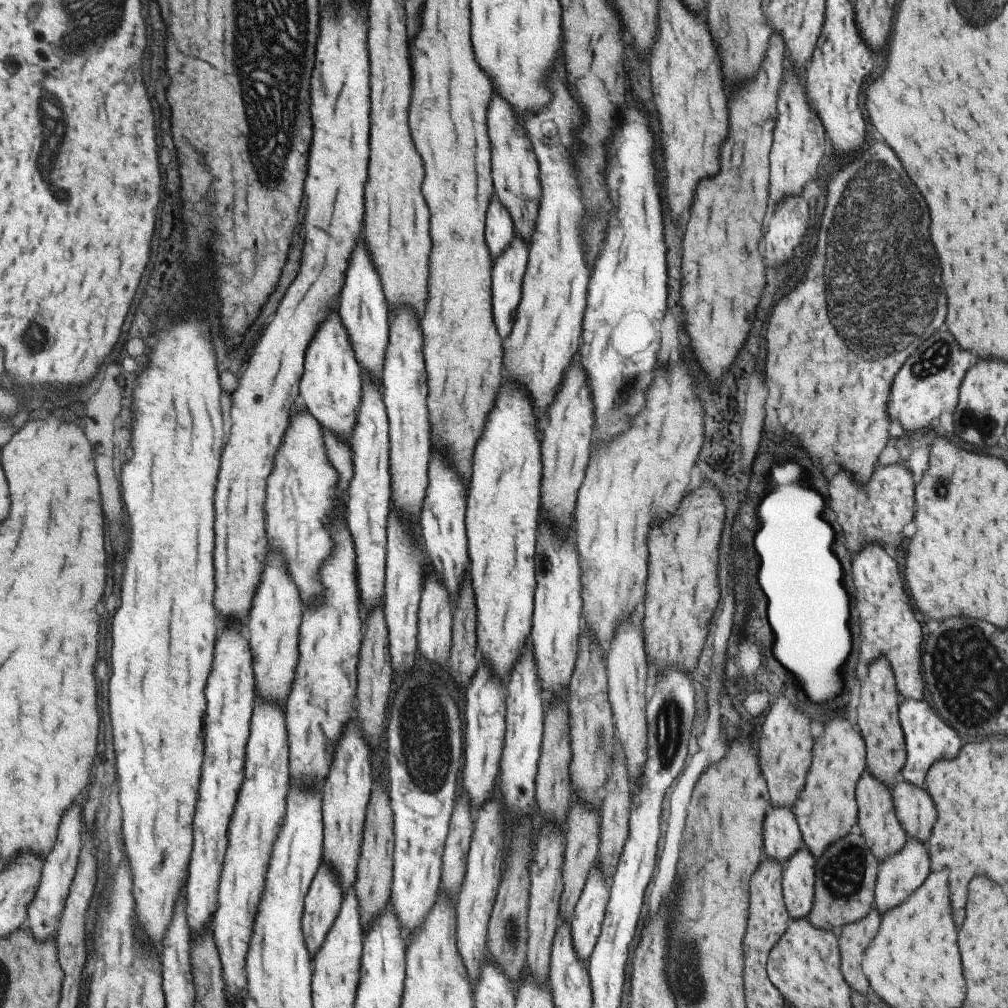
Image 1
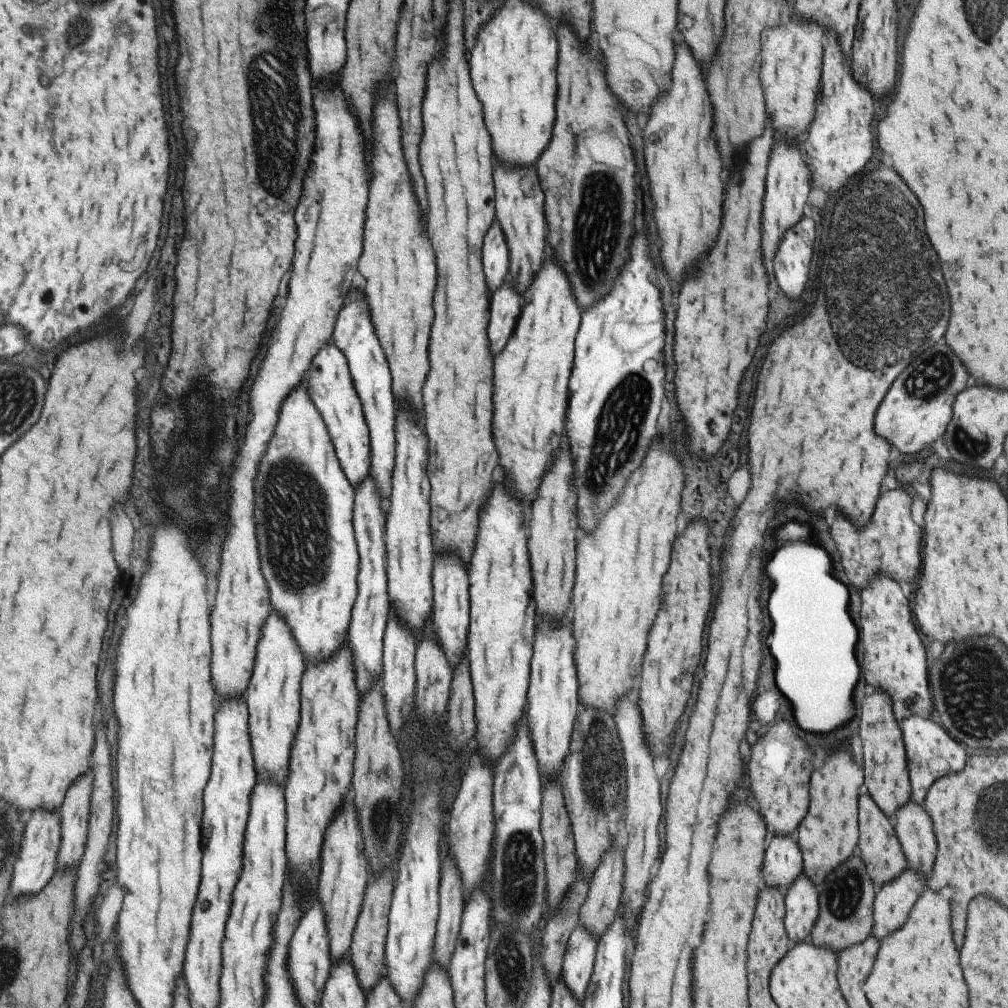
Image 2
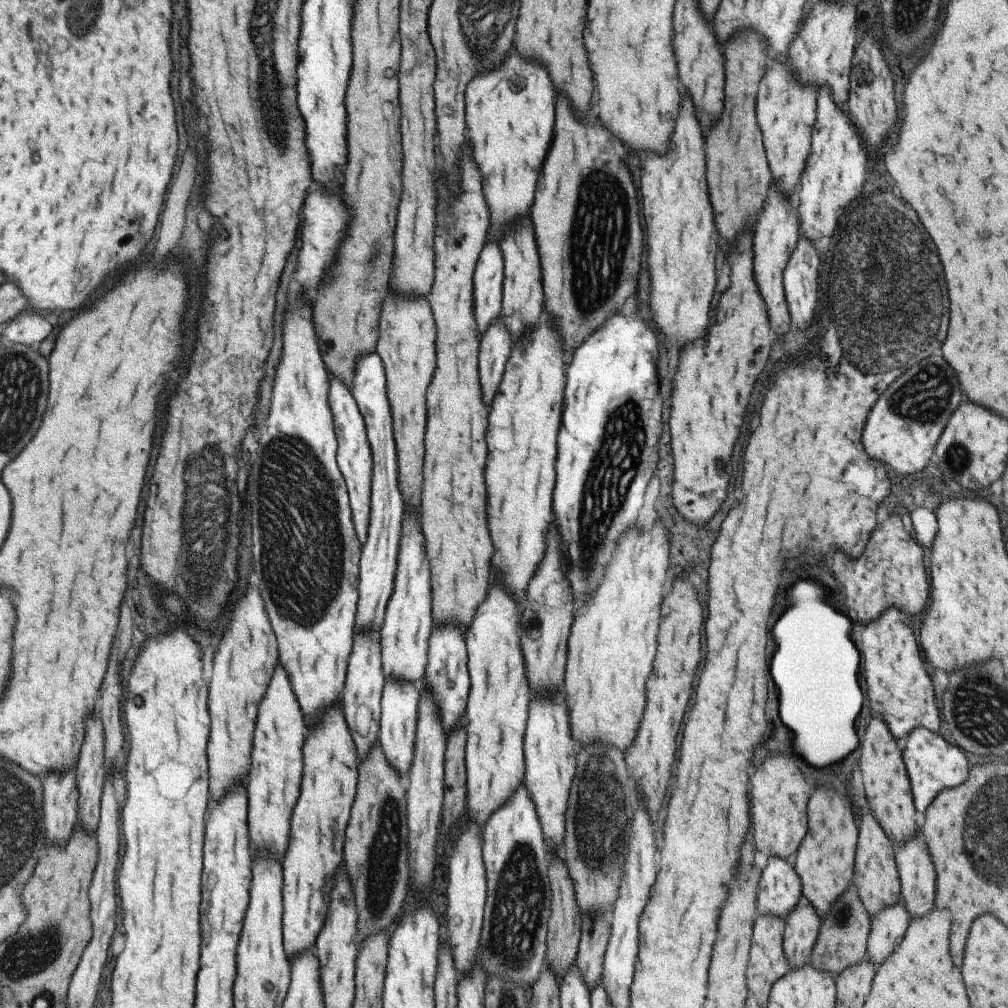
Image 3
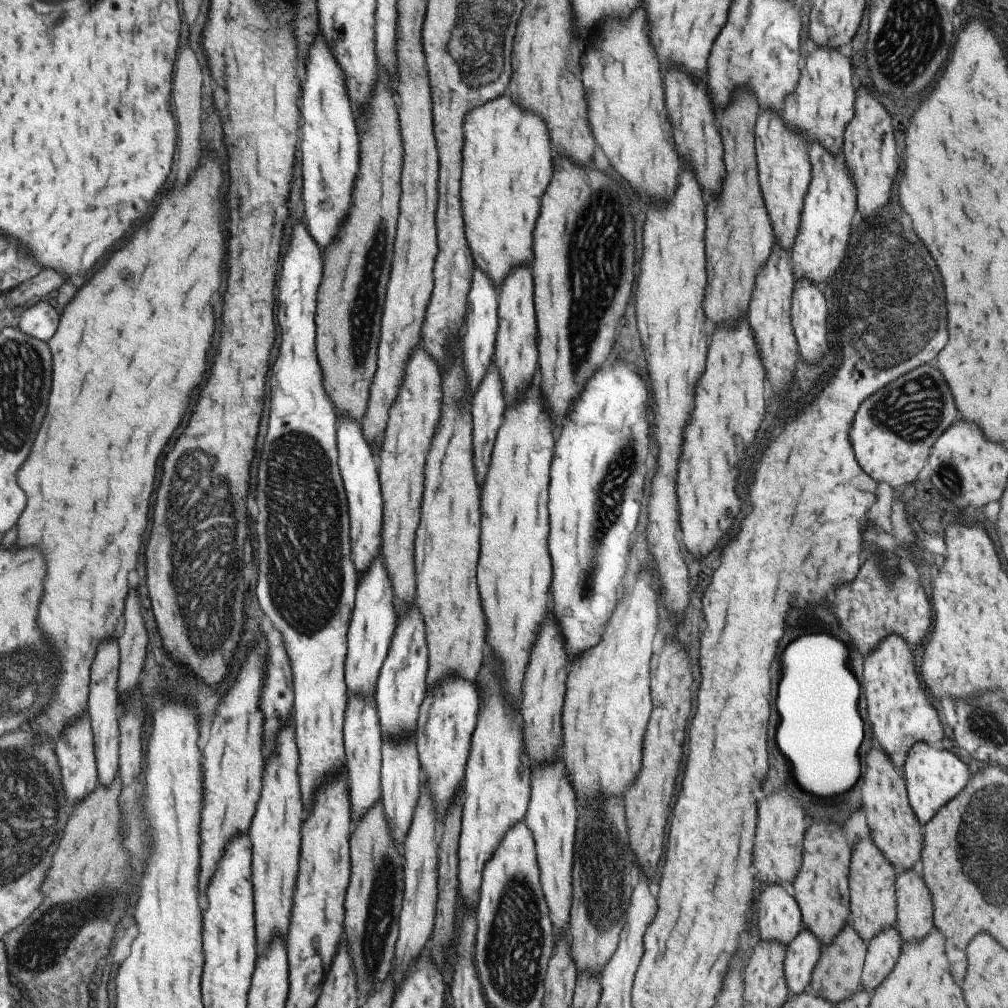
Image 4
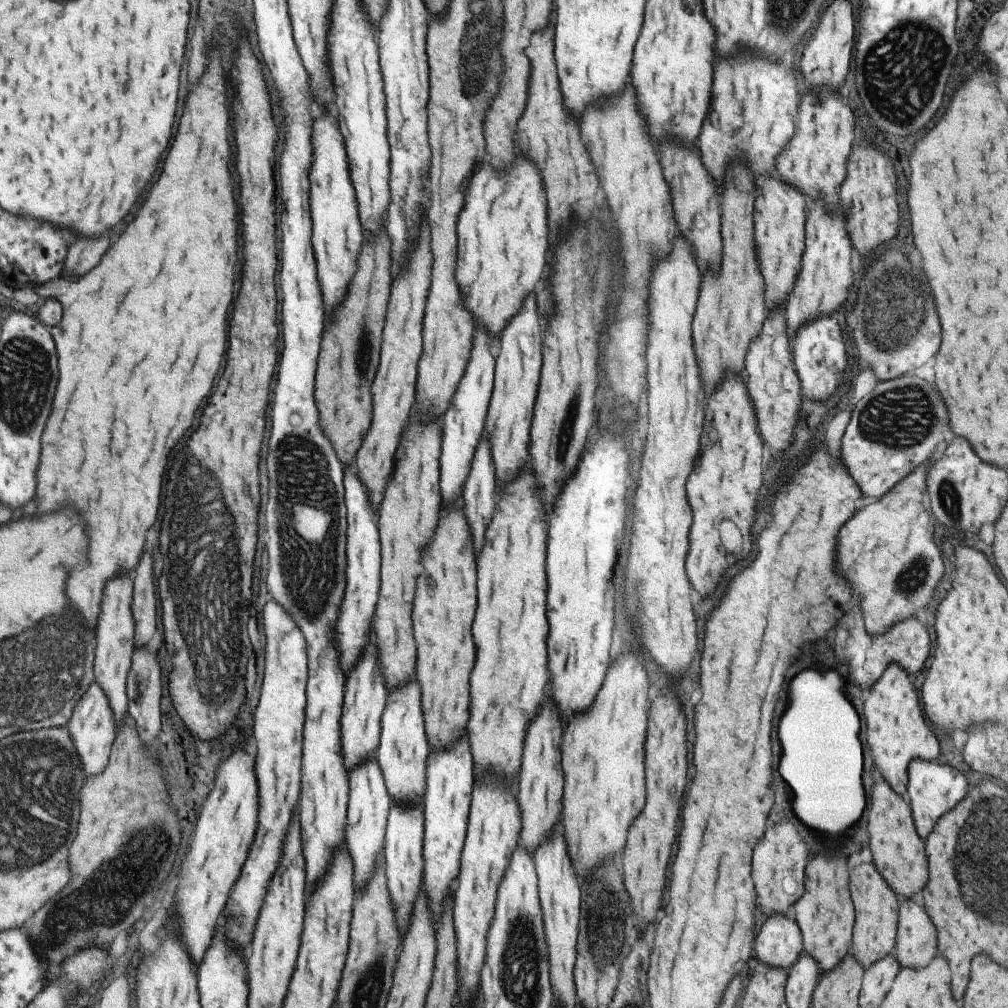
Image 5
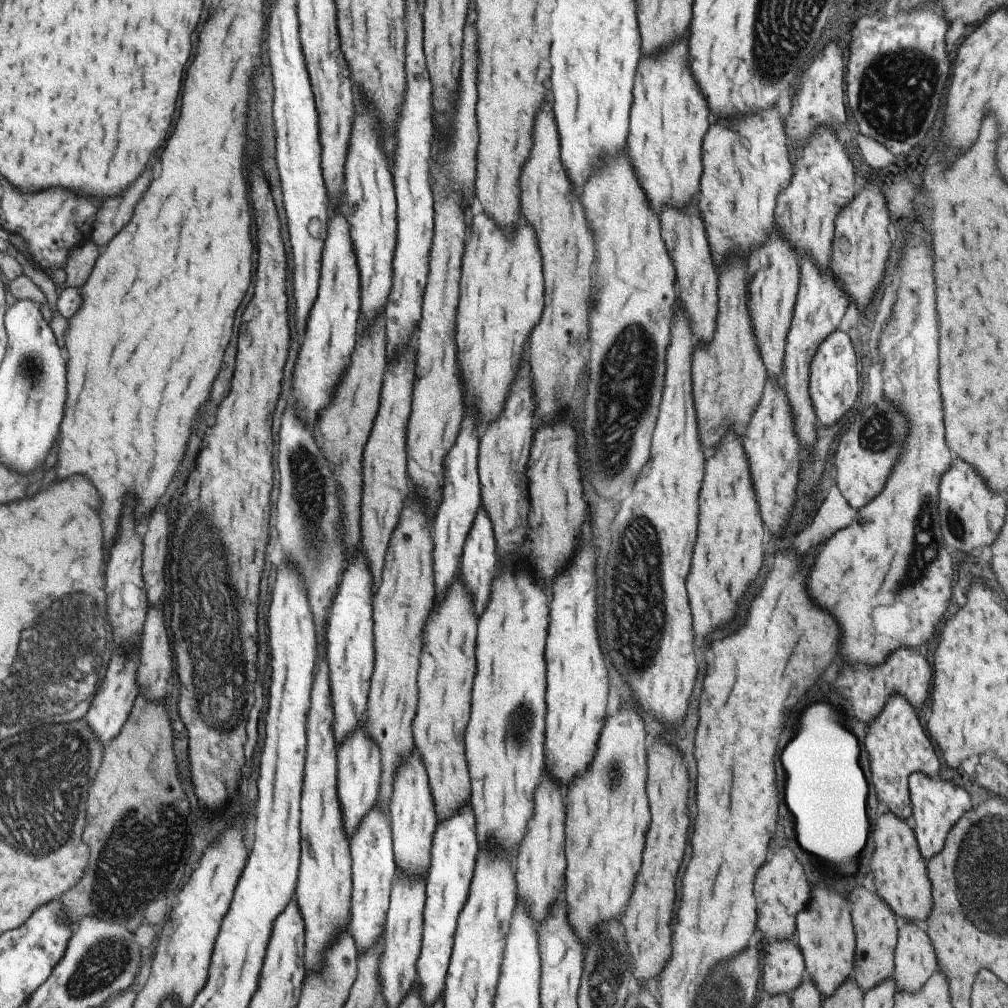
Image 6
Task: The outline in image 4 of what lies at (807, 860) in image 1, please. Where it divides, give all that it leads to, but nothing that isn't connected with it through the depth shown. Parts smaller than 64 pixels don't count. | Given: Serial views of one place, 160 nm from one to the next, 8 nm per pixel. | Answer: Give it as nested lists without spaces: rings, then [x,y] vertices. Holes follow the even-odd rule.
[[[805,928],[786,946],[784,981],[789,996],[800,995],[809,989],[813,967],[820,957],[818,940]]]

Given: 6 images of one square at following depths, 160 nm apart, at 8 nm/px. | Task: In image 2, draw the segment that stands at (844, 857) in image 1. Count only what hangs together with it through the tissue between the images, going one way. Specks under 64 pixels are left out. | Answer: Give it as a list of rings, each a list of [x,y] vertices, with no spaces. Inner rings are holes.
[[[857,852],[844,863],[834,868],[823,883],[816,886],[818,892],[818,917],[811,929],[808,940],[816,947],[829,949],[839,956],[841,951],[863,942],[872,929],[872,900],[875,885],[865,874],[863,861]]]

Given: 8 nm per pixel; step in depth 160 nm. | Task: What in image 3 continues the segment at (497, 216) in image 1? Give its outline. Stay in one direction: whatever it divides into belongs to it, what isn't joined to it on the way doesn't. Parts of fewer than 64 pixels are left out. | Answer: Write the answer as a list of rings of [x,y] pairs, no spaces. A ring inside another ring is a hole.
[[[485,244],[473,272],[473,316],[481,336],[499,314],[501,254],[495,244]]]

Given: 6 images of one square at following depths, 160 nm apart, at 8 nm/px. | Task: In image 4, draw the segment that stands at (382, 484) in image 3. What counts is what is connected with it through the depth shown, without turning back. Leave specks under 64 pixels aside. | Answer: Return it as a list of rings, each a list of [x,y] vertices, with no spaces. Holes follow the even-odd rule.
[[[378,553],[378,556],[368,566],[368,570],[358,578],[354,605],[348,622],[344,660],[344,681],[348,699],[374,696],[376,680],[389,650],[396,619],[389,577],[386,575]]]

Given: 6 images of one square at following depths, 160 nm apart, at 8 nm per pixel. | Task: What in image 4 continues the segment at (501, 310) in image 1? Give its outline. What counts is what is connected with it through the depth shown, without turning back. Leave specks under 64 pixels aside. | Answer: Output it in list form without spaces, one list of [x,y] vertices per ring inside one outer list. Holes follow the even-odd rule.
[[[489,366],[489,372],[485,374],[481,388],[477,390],[471,402],[471,420],[473,420],[471,456],[473,456],[473,472],[477,486],[483,484],[483,478],[487,474],[493,440],[503,420],[501,412],[503,412],[503,396],[501,396],[497,370]]]

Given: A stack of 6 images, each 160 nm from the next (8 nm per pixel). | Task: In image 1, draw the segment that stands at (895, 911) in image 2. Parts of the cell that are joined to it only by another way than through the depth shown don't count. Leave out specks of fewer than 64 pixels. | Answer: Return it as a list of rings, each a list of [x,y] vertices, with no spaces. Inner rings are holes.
[[[907,838],[899,852],[878,863],[878,871],[874,880],[873,908],[881,916],[883,912],[899,906],[927,878],[927,874],[929,874],[929,861],[926,846],[915,839]]]

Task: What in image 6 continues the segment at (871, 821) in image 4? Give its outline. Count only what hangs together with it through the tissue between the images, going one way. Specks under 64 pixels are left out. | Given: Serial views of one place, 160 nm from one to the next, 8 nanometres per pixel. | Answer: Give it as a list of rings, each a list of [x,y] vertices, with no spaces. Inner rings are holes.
[[[881,808],[876,819],[873,831],[875,848],[869,863],[876,895],[890,908],[899,922],[922,925],[931,912],[932,898],[926,875],[926,862],[917,848],[911,825]]]

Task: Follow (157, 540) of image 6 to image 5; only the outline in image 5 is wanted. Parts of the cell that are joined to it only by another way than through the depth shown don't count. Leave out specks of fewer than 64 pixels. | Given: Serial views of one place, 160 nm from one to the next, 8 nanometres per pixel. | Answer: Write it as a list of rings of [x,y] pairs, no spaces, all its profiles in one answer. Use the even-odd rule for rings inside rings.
[[[143,552],[135,568],[133,578],[132,617],[134,620],[134,648],[145,645],[151,640],[155,629],[155,610],[157,600],[153,590],[151,574],[151,554]]]

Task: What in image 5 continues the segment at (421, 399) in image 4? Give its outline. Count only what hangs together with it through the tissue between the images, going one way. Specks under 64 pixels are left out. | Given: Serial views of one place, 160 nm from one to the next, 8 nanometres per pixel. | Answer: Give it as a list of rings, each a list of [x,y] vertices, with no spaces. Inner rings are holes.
[[[411,412],[411,428],[401,436],[394,455],[394,468],[384,490],[377,530],[380,546],[380,585],[372,616],[371,630],[376,661],[388,691],[405,686],[415,676],[415,642],[411,634],[411,602],[421,568],[421,552],[435,532],[439,490],[437,472],[439,428],[437,424],[417,424]]]

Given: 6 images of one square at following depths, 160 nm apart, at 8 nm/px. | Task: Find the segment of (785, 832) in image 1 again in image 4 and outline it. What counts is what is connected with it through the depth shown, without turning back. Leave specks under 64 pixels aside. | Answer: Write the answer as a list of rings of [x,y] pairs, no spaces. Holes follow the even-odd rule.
[[[767,886],[757,900],[757,932],[761,941],[774,941],[786,946],[799,934],[803,926],[800,910],[793,900],[789,889],[779,886]]]

